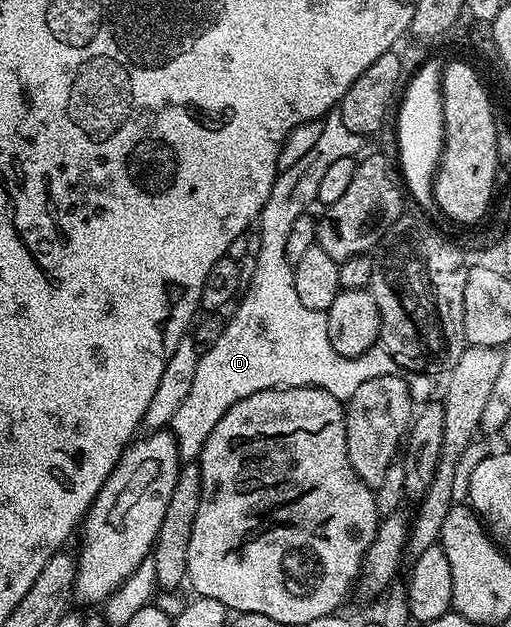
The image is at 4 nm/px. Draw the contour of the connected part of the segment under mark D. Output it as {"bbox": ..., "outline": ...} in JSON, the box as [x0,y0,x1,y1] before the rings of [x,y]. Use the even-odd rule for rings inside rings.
{"bbox":[172,110,396,462],"outline":[[[337,110],[329,113],[321,121],[322,129],[314,140],[314,145],[295,162],[291,168],[283,167],[274,179],[272,194],[268,194],[268,202],[264,202],[264,210],[256,221],[259,230],[258,236],[262,241],[257,241],[256,255],[258,265],[256,274],[252,274],[252,282],[245,289],[244,295],[237,301],[233,309],[234,317],[226,320],[226,329],[216,341],[212,350],[201,353],[196,366],[196,378],[192,378],[192,390],[188,390],[188,398],[180,402],[180,410],[176,410],[172,431],[174,440],[178,444],[178,459],[182,462],[194,462],[202,455],[202,447],[212,434],[216,422],[236,406],[238,400],[248,398],[257,392],[272,390],[273,388],[323,388],[328,394],[332,394],[338,400],[349,402],[352,394],[364,386],[364,382],[372,382],[372,378],[391,375],[396,365],[386,349],[381,346],[369,348],[359,356],[345,356],[340,354],[332,346],[332,338],[328,338],[328,322],[324,312],[308,310],[300,297],[296,295],[296,282],[294,281],[294,266],[286,258],[288,250],[288,234],[292,231],[292,225],[296,218],[307,215],[306,208],[312,205],[318,198],[318,183],[324,178],[328,166],[340,158],[349,156],[357,157],[358,151],[364,144],[363,137],[352,134],[348,126],[344,126],[344,118]]]}

